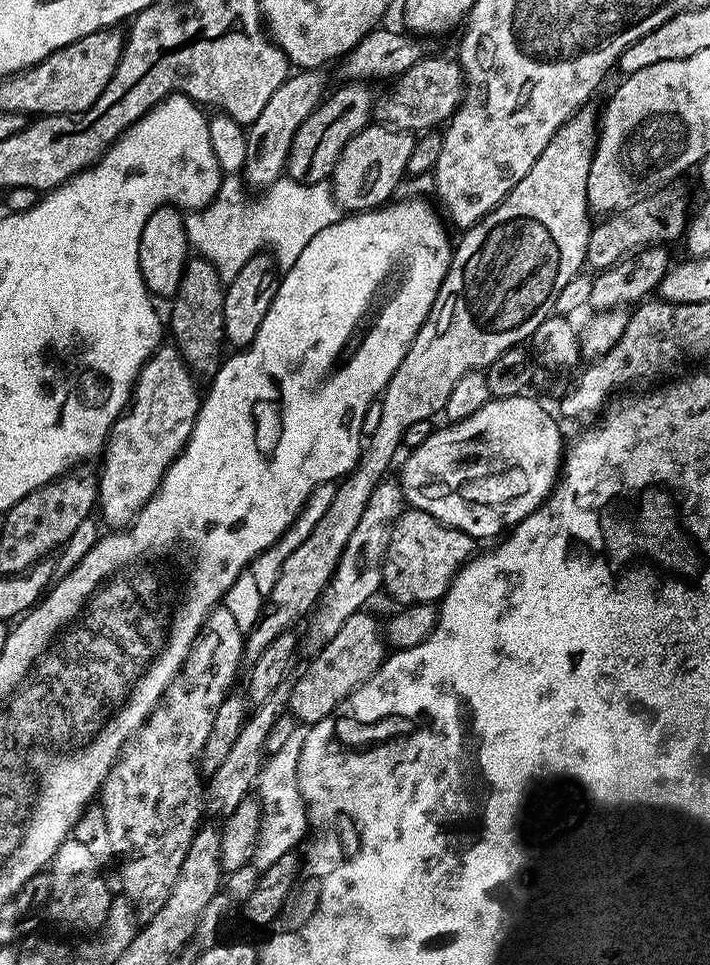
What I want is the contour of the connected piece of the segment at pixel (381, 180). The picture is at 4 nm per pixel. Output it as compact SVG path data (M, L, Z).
M379 122L369 123L368 127L350 138L330 177L332 193L336 195L341 209L355 214L389 203L397 195L395 192L400 179L405 179L407 162L415 144L413 133L401 132Z

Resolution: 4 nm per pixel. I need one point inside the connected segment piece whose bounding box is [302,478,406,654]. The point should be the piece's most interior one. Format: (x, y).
(359, 574)

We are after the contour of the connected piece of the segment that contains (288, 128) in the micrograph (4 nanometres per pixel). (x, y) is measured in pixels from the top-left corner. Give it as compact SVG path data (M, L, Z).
M300 70L289 75L284 84L274 90L274 95L271 96L270 102L266 102L262 114L258 114L253 124L247 125L248 153L242 176L249 185L252 183L256 190L270 187L274 181L285 175L294 134L298 134L302 122L310 118L310 114L321 104L325 95L324 80L320 75L316 70Z

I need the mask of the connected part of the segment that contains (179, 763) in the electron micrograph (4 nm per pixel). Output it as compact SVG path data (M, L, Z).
M217 606L209 612L204 627L201 628L199 636L196 637L196 643L192 645L192 651L188 653L188 660L184 663L184 667L172 679L172 684L164 691L164 696L148 716L147 722L139 728L136 735L120 751L120 756L116 759L111 771L108 772L108 776L98 793L99 803L104 803L104 828L108 831L108 840L112 843L113 850L120 852L120 860L124 863L123 895L127 896L141 913L151 914L162 910L166 898L170 898L170 894L174 890L174 882L178 882L178 874L182 870L182 862L186 862L190 842L196 836L197 828L201 827L203 820L200 819L204 816L204 808L206 812L206 780L200 769L200 755L206 746L206 738L210 735L210 726L214 723L214 714L218 714L218 706L222 706L224 697L233 691L232 683L236 680L236 671L240 668L240 660L245 659L245 639L245 633L240 632L237 623L234 622L234 614L226 607Z

